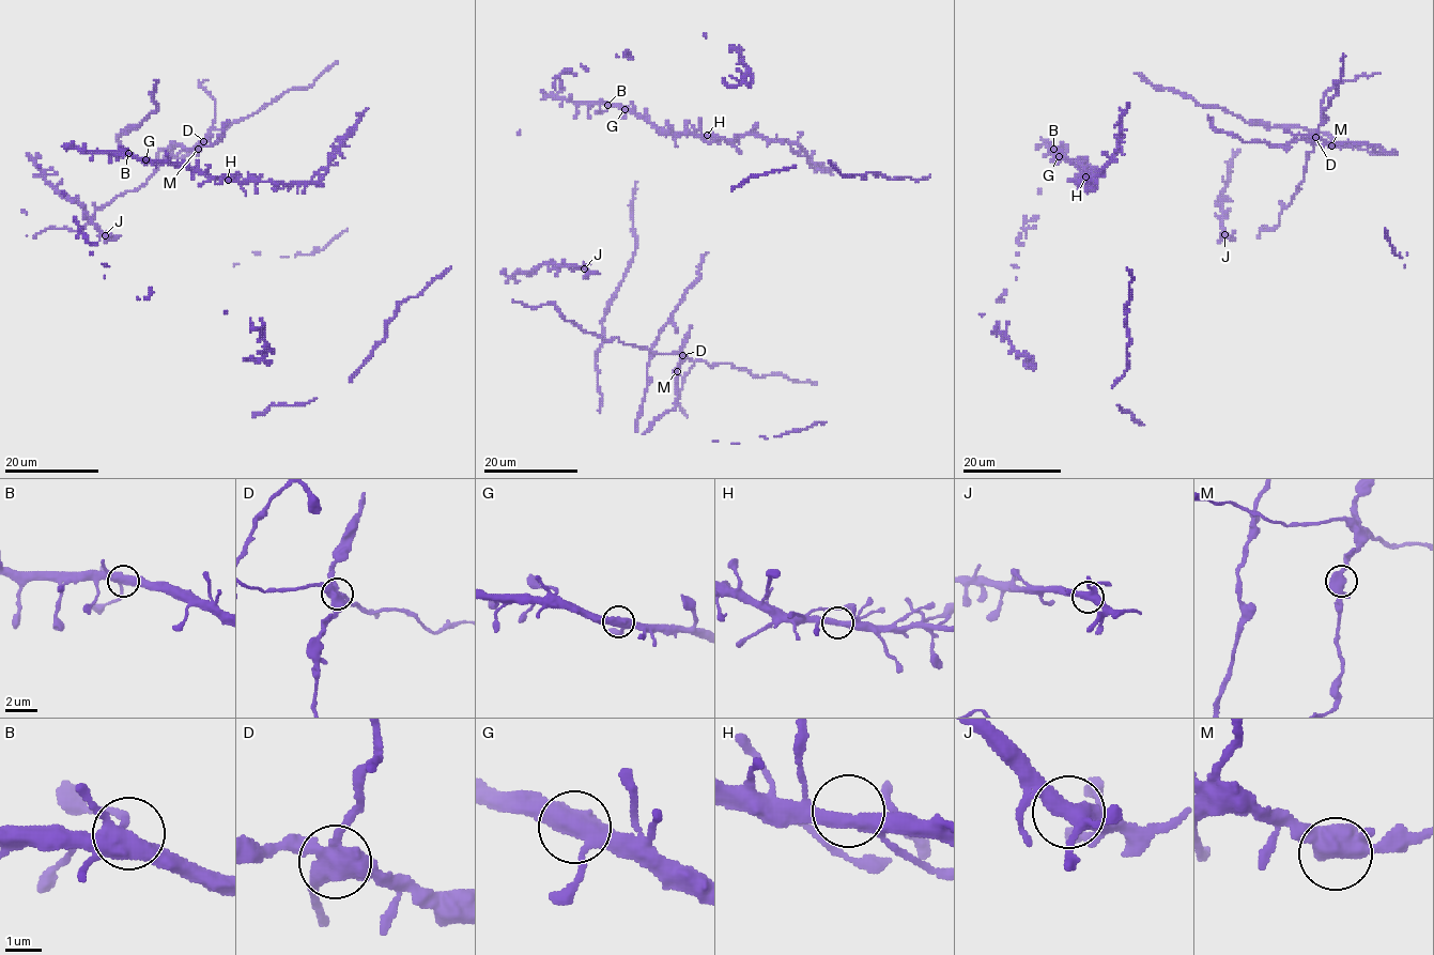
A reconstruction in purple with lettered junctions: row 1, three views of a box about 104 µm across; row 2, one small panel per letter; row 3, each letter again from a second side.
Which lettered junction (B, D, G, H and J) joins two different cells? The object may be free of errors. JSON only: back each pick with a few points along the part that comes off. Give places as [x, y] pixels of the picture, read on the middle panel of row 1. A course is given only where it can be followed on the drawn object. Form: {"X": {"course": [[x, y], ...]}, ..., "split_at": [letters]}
{"split_at": ["D"]}

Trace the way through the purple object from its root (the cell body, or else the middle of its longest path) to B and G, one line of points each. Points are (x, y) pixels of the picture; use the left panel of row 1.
B: (228, 180), (205, 176), (170, 163), (142, 159), (128, 153)
G: (228, 180), (145, 159)

